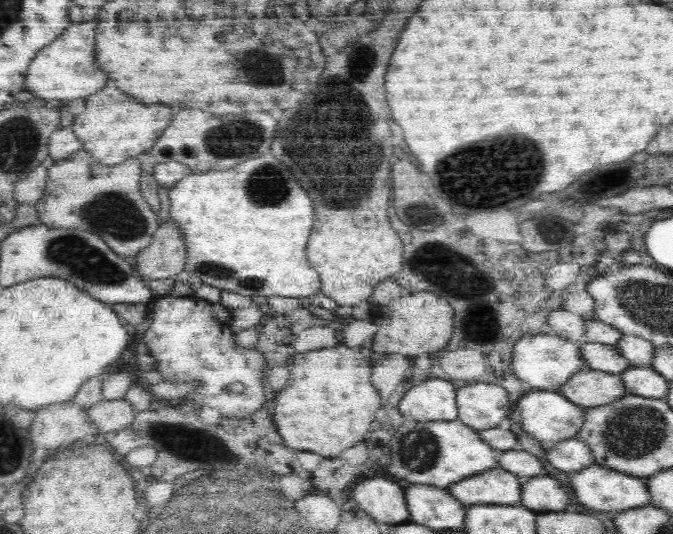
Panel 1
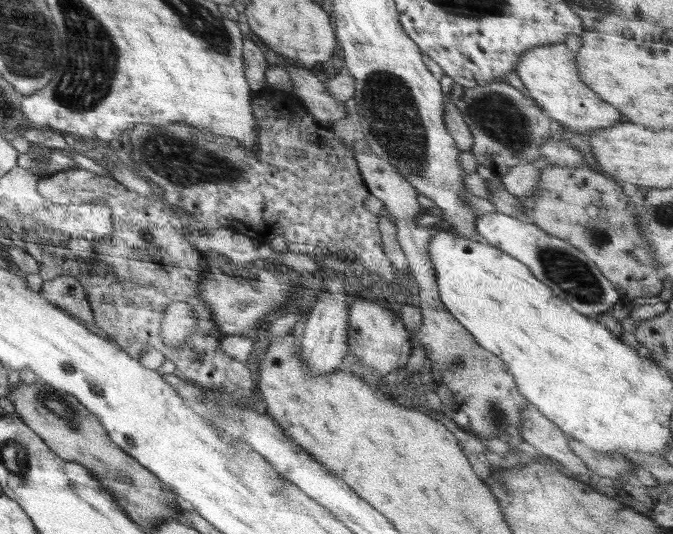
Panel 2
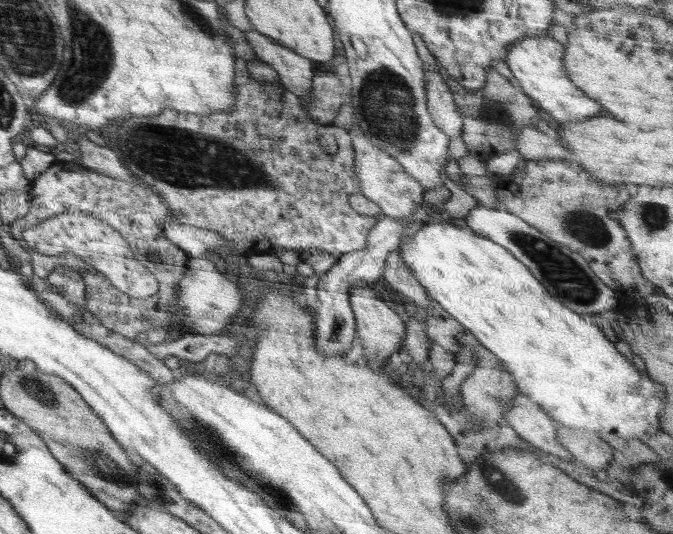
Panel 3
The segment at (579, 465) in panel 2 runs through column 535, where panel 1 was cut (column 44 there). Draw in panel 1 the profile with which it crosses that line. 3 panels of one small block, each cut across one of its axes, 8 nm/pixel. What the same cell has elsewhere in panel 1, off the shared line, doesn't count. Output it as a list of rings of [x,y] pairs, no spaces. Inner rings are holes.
[[[73,400],[46,406],[46,408],[37,412],[34,422],[32,422],[32,426],[29,429],[32,450],[45,448],[51,453],[58,447],[69,448],[84,437],[98,435],[98,427],[88,417],[87,410],[77,406]]]

